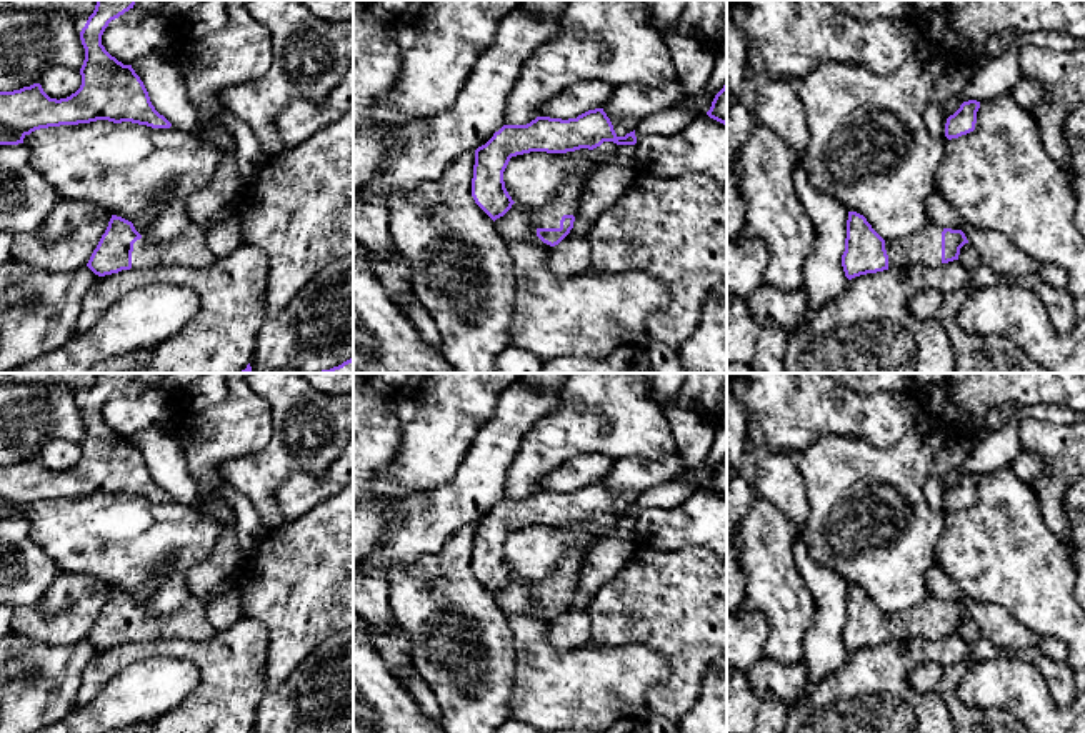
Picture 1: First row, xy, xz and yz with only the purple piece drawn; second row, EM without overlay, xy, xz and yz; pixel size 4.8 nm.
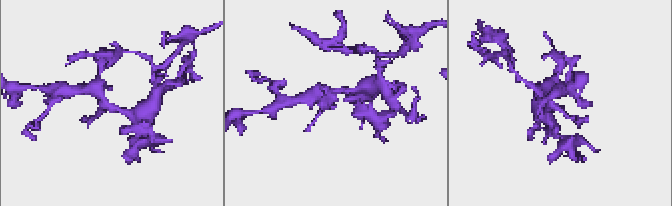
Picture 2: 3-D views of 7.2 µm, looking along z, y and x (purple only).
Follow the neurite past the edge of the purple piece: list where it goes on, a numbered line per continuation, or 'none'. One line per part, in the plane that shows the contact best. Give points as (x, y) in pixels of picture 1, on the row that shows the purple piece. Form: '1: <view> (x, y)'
1: xz (567, 200)

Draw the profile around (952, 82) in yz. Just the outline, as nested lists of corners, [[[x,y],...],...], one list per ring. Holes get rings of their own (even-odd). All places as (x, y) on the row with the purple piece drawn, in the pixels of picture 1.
[[[950,62],[935,78],[930,102],[923,112],[927,130],[935,140],[943,143],[948,140],[945,137],[945,108],[952,98],[963,93],[973,77],[975,73],[970,67]]]

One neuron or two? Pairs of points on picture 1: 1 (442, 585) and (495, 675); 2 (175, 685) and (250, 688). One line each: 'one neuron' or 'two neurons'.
1: one neuron
2: two neurons

